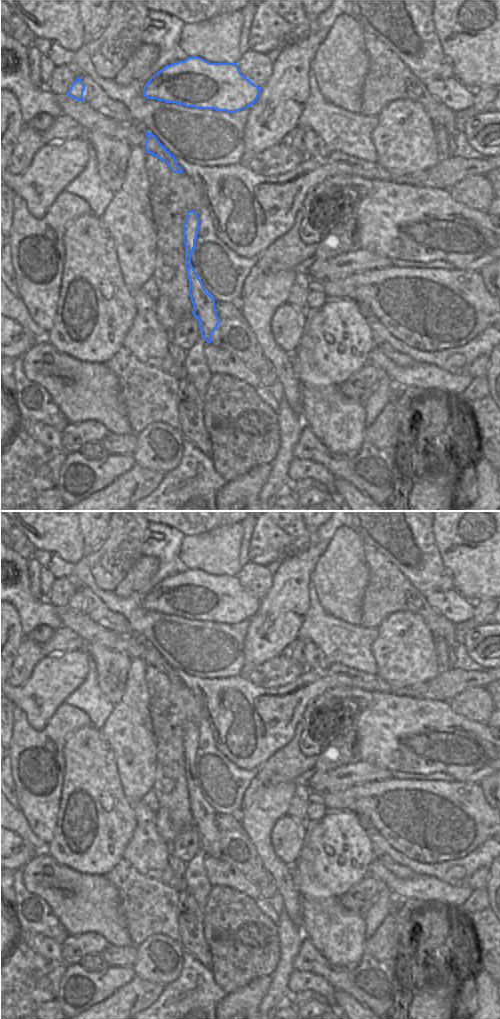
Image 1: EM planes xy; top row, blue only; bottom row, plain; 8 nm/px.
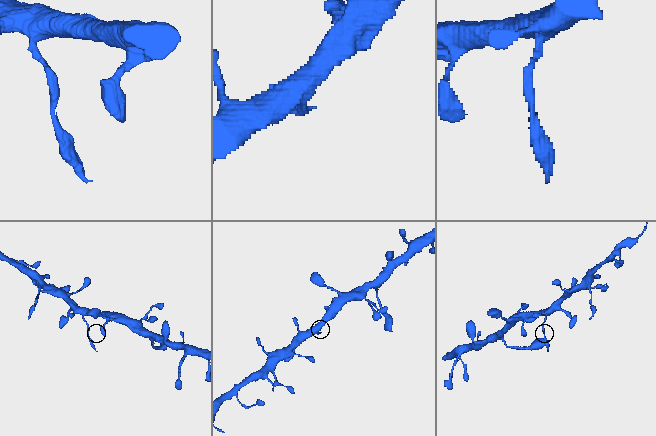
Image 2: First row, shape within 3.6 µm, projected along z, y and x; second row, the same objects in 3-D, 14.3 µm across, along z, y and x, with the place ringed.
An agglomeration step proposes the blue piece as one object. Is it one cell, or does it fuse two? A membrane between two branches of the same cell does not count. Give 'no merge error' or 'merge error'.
merge error

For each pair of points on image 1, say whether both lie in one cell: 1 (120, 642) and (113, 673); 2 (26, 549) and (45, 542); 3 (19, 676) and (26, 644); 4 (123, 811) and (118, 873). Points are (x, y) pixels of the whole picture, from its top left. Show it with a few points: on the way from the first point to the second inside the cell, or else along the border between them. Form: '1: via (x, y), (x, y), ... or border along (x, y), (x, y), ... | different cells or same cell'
1: border along (95, 643), (118, 652), (123, 652), (131, 658) | different cells
2: border along (18, 528), (35, 548) | different cells
3: via (22, 668), (26, 660), (26, 652) | same cell
4: border along (122, 858), (105, 875) | different cells

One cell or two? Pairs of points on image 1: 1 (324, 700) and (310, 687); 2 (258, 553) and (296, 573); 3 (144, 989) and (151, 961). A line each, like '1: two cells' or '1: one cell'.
1: two cells
2: two cells
3: two cells

